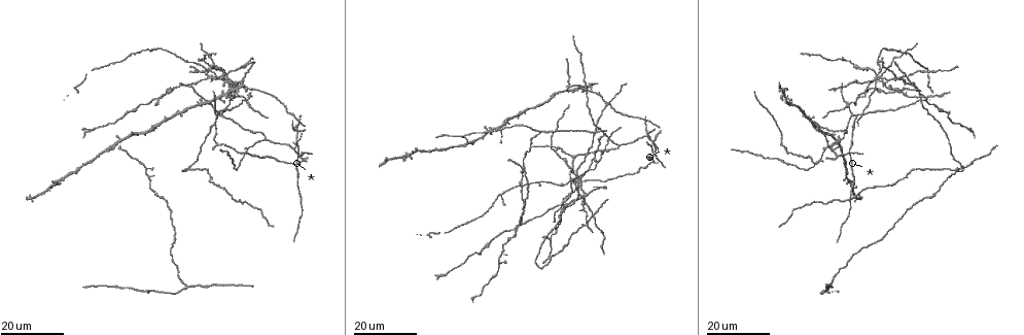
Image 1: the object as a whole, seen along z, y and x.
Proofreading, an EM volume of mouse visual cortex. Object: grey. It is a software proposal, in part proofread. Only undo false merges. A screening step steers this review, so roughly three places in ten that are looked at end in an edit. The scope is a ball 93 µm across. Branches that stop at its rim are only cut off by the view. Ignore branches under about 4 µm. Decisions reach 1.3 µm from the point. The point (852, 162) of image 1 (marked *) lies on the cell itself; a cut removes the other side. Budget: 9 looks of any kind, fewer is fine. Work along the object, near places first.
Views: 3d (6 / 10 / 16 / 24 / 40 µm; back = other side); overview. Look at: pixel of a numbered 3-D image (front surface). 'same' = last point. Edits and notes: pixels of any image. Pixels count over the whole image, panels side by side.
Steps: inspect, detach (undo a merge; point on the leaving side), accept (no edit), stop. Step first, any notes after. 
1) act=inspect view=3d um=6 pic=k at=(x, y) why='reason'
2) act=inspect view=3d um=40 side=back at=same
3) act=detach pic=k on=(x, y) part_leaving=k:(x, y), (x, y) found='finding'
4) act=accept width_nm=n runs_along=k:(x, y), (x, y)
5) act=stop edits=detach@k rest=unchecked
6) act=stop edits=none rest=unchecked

act=inspect view=3d um=24 pic=1 at=(618, 145) why='three-way junction'

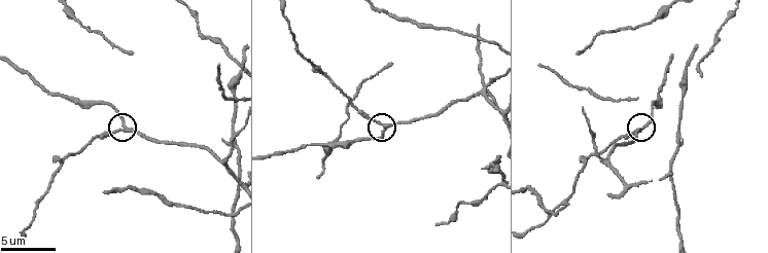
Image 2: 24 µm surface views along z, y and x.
act=inspect view=3d um=6 pic=2 at=(385, 126)

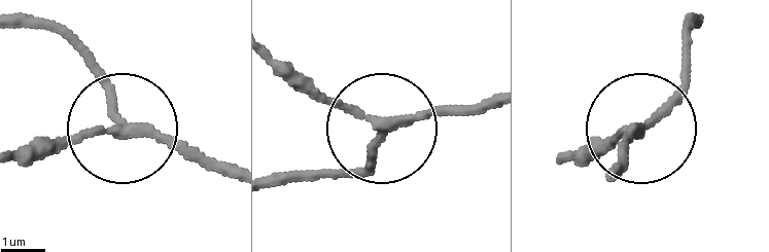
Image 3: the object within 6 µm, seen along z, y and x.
act=accept arms=3 found='one cell here'

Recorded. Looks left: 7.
act=inspect view=3d um=16 pic=1 at=(226, 76) why='looks like a crossing'

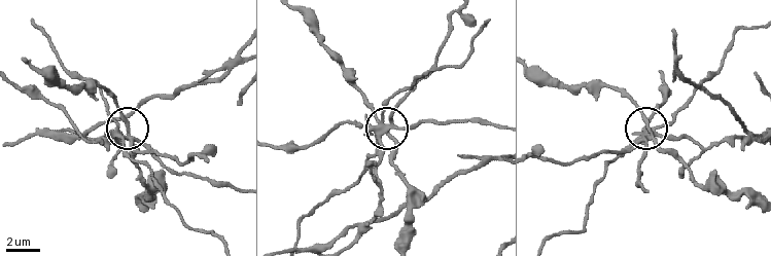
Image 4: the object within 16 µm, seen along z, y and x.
act=inspect view=3d um=6 pic=4 at=(654, 135)

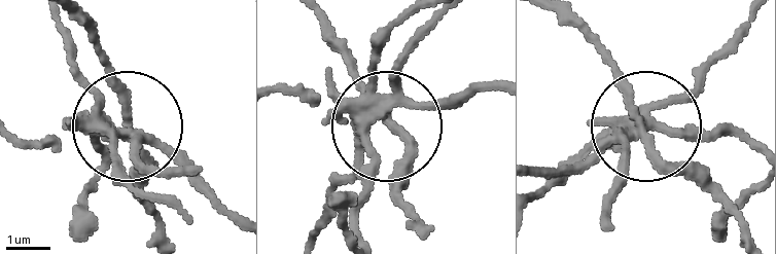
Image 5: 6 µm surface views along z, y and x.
act=detach pic=5 on=(378, 172) part_leaving=5:(381, 106), (425, 236) found='a second cell is stuck on'

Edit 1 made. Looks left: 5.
act=inspect view=overview

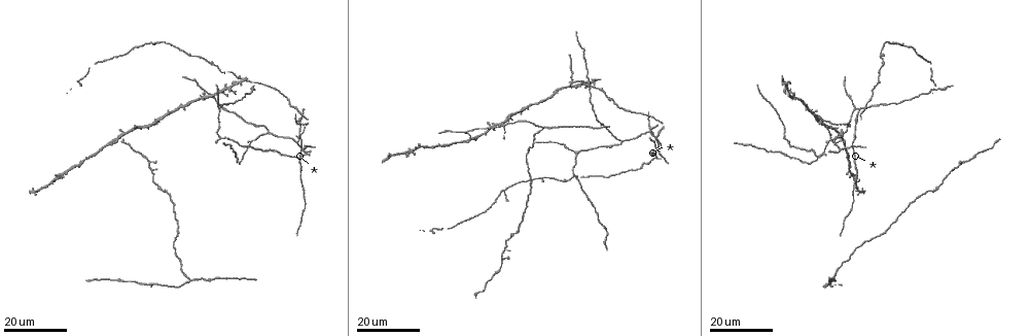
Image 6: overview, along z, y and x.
act=inspect view=3d um=24 pic=6 at=(302, 144) why='four or more arms meet'

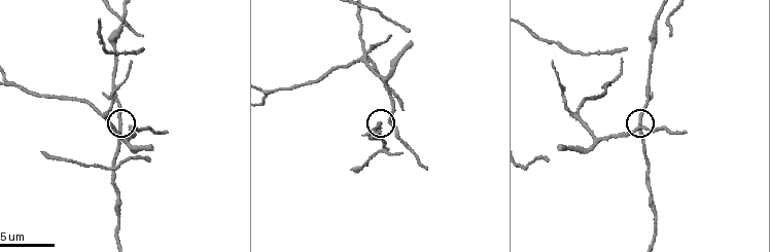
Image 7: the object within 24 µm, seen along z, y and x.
act=inspect view=3d um=6 pic=7 at=(120, 124)

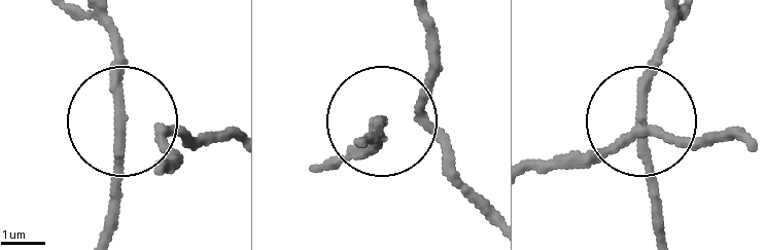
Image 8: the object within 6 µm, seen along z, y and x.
act=accept arms=4 runs_along=8:(103, 230), (125, 131), (113, 25) found='all the same cell'

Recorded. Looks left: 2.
act=inspect view=3d um=16 pic=6 at=(544, 126) why='arms part here'

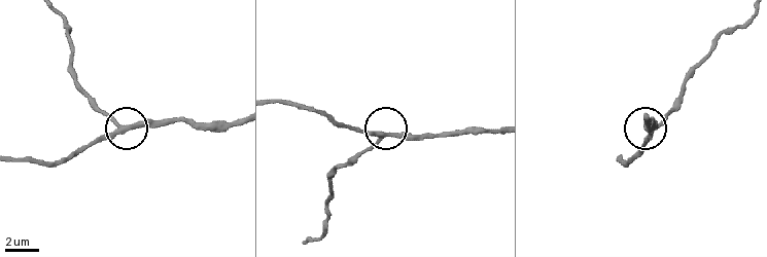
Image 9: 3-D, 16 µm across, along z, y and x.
act=inspect view=3d um=6 pic=9 at=(118, 127)

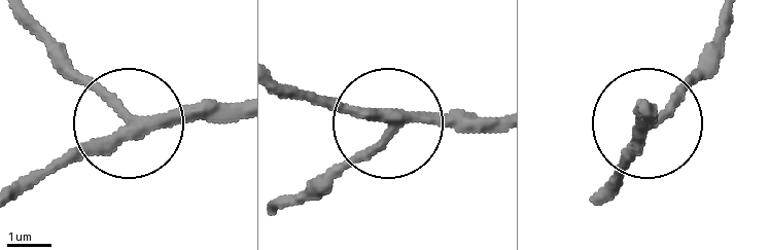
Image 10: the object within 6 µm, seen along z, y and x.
act=accept arms=3 runs_along=10:(492, 123), (393, 123), (298, 94) found='one cell here'

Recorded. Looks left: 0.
act=stop edits=detach@5 rest=unchecked

